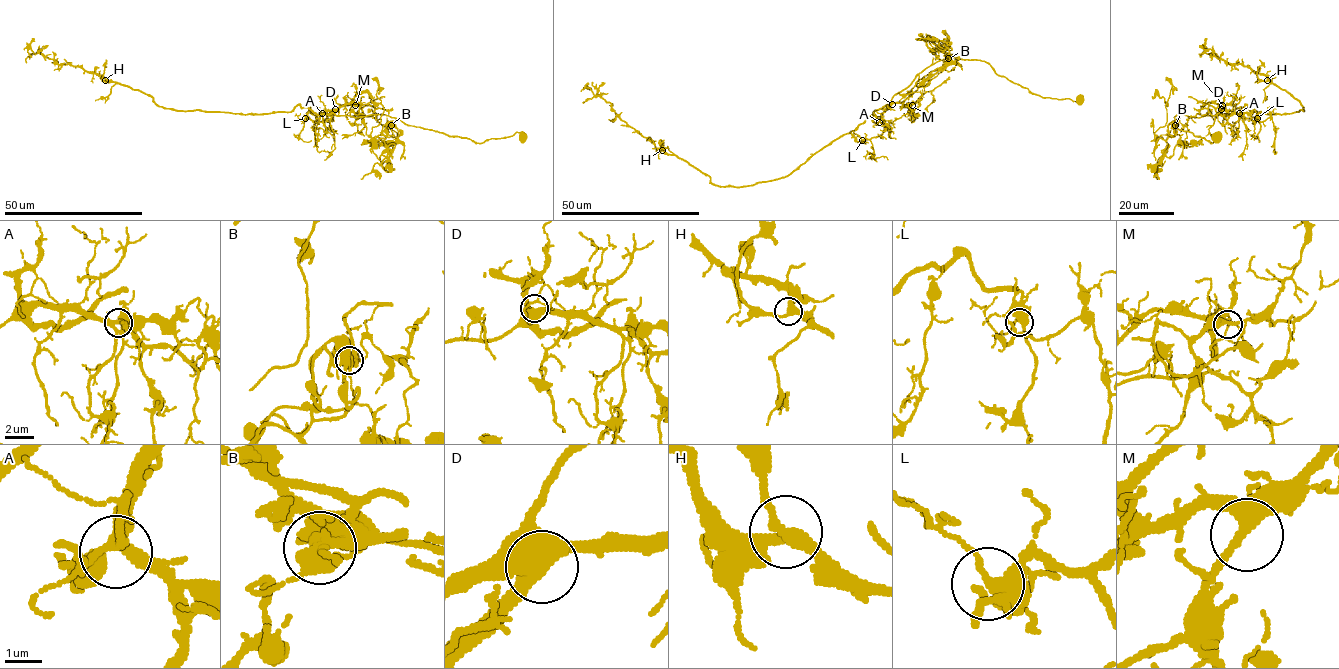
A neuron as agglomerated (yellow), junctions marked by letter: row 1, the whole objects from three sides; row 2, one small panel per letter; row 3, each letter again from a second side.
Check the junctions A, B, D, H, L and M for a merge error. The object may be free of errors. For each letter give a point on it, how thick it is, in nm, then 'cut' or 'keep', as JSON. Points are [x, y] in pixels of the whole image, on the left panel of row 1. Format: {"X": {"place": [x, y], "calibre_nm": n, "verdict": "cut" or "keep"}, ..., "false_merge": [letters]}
{"A": {"place": [322, 113], "calibre_nm": 320, "verdict": "keep"}, "B": {"place": [391, 125], "calibre_nm": 500, "verdict": "cut"}, "D": {"place": [335, 109], "calibre_nm": 550, "verdict": "keep"}, "H": {"place": [105, 80], "calibre_nm": 360, "verdict": "keep"}, "L": {"place": [305, 118], "calibre_nm": 380, "verdict": "keep"}, "M": {"place": [355, 105], "calibre_nm": 360, "verdict": "keep"}, "false_merge": ["B"]}

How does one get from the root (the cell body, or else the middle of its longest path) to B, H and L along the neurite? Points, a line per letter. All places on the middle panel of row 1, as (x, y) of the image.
B: (1078, 101), (1033, 94), (984, 61), (955, 57), (925, 68), (891, 101), (905, 101), (917, 81), (948, 58)
H: (1078, 101), (1033, 94), (984, 61), (946, 57), (783, 177), (715, 185), (662, 150)
L: (1078, 101), (1033, 94), (984, 61), (946, 57), (896, 93), (881, 116), (884, 131), (862, 140)

